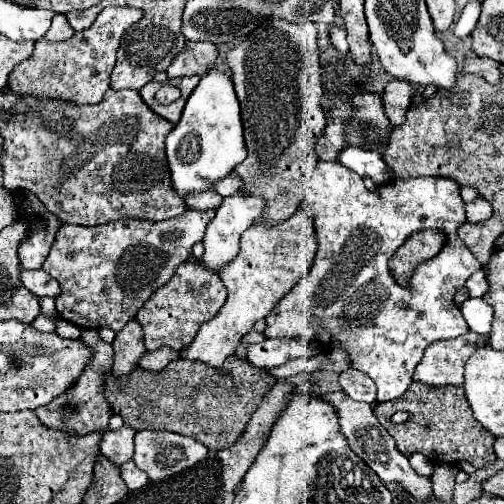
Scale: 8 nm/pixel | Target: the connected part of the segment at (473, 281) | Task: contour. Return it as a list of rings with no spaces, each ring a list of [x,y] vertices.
[[[479,271],[479,273],[475,273],[475,275],[471,275],[469,279],[467,279],[467,291],[469,291],[469,295],[471,297],[483,297],[485,295],[485,291],[487,291],[487,281],[485,281],[485,273],[483,271]]]

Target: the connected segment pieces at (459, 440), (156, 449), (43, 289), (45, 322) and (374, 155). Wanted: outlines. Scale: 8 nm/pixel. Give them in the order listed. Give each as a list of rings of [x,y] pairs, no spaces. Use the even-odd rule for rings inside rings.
[[[411,383],[409,391],[401,395],[401,399],[385,401],[375,405],[375,415],[379,423],[389,431],[389,435],[395,439],[399,451],[405,455],[411,455],[415,451],[423,453],[431,459],[431,463],[461,463],[469,461],[477,469],[487,467],[487,463],[493,463],[497,459],[493,451],[495,437],[485,431],[485,427],[471,415],[471,407],[465,399],[463,387],[429,387],[425,383]],[[397,411],[407,411],[409,419],[401,425],[391,423],[391,415]]]
[[[139,431],[135,435],[135,455],[133,461],[139,469],[143,469],[151,481],[163,481],[171,475],[177,475],[193,465],[197,465],[199,461],[203,461],[207,457],[209,449],[191,439],[191,437],[183,437],[177,433],[169,433],[169,431]]]
[[[35,269],[35,271],[21,271],[21,281],[23,285],[37,297],[53,297],[57,299],[61,295],[61,287],[59,283],[49,277],[49,273],[45,273],[43,269]]]
[[[39,315],[39,317],[31,323],[31,327],[33,327],[35,331],[41,331],[41,333],[53,333],[53,331],[55,331],[55,323],[53,323],[49,317],[45,317],[45,315]]]
[[[347,147],[339,153],[339,163],[357,175],[367,175],[375,181],[375,185],[381,185],[387,181],[387,171],[381,155],[377,151],[359,149],[359,147]]]

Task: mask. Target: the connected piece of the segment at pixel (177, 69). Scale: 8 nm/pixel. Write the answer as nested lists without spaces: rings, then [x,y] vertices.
[[[187,43],[181,55],[173,59],[173,63],[167,67],[167,77],[187,77],[187,75],[205,75],[209,67],[217,61],[217,47],[213,43]]]

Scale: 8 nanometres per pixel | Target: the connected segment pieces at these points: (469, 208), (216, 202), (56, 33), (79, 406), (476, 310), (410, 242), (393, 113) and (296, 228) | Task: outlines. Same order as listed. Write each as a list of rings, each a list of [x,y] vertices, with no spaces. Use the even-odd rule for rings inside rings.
[[[479,197],[477,201],[465,205],[465,213],[467,213],[467,221],[469,221],[469,223],[481,223],[481,221],[491,219],[493,209],[491,209],[491,205],[489,205],[485,199]]]
[[[203,191],[201,195],[193,195],[189,199],[185,199],[185,205],[191,207],[191,209],[213,209],[213,207],[219,207],[223,201],[221,195],[217,195],[215,191]]]
[[[59,13],[59,15],[53,17],[53,25],[49,27],[45,39],[49,39],[49,41],[63,41],[63,39],[71,37],[73,33],[75,33],[75,31],[73,31],[73,27],[67,23],[67,17]]]
[[[83,329],[80,340],[93,349],[93,357],[87,363],[83,375],[77,379],[73,387],[69,387],[61,395],[55,397],[53,403],[45,407],[37,407],[35,413],[41,419],[45,427],[55,427],[70,435],[85,435],[91,431],[105,432],[109,428],[110,416],[113,411],[110,408],[107,397],[105,397],[105,373],[113,367],[113,345],[105,343],[99,339],[99,333],[96,329]]]
[[[467,299],[461,305],[461,313],[469,325],[471,331],[479,333],[479,335],[487,335],[491,331],[491,319],[493,319],[493,309],[489,307],[489,303],[485,303],[483,299]]]
[[[421,231],[421,233],[411,235],[389,259],[389,267],[391,267],[395,281],[401,287],[409,289],[413,271],[427,259],[435,257],[439,249],[443,247],[443,241],[445,237],[439,231]]]
[[[399,79],[389,81],[389,85],[385,87],[383,107],[393,127],[401,127],[405,123],[405,115],[407,115],[413,95],[415,95],[415,85],[399,81]]]
[[[301,209],[275,227],[249,227],[241,235],[241,249],[237,257],[219,271],[219,277],[229,291],[225,305],[209,323],[199,329],[195,341],[181,351],[181,357],[203,361],[211,367],[221,367],[221,363],[235,353],[243,335],[253,329],[255,321],[265,319],[279,299],[283,299],[309,271],[315,253],[317,239],[313,231],[313,219],[309,219]]]

